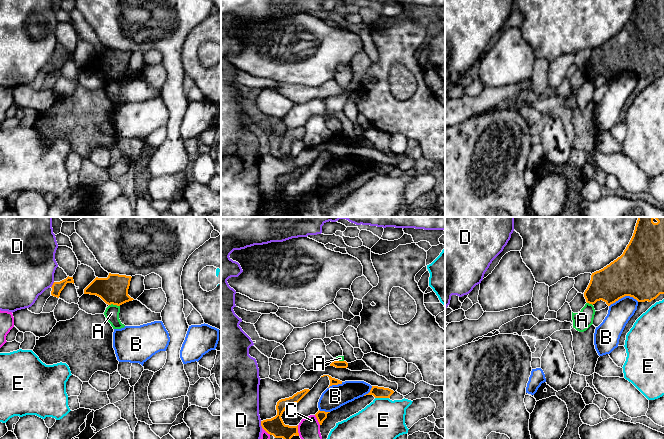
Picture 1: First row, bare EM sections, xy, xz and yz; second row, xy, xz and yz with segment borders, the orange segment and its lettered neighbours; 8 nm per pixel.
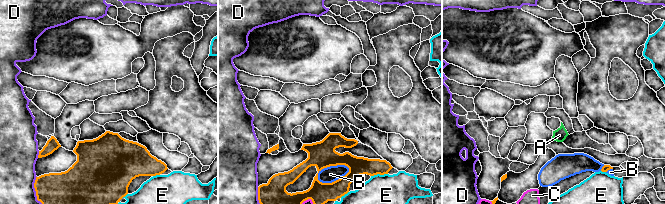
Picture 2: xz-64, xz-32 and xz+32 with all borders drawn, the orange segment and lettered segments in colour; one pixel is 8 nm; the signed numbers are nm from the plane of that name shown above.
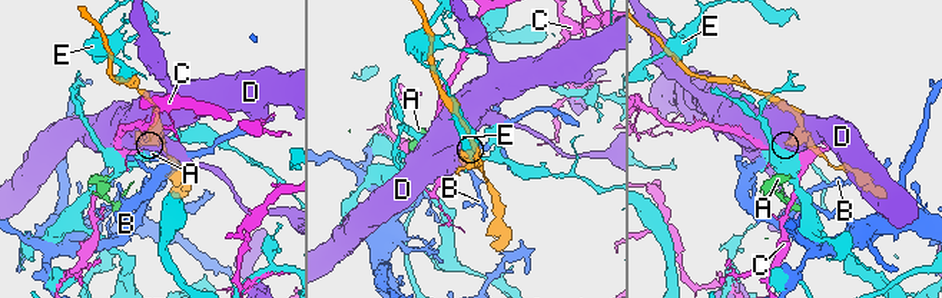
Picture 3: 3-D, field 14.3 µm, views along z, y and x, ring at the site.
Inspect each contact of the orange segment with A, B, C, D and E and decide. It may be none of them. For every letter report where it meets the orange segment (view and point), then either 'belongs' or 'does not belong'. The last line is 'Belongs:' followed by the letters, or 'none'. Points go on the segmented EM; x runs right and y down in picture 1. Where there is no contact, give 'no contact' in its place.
A: xy (114, 304) | does not belong
B: yz (623, 296) | does not belong
C: xz (317, 419) | does not belong
D: xz (261, 424) | does not belong
E: xz (382, 397) | does not belong
Belongs: none

